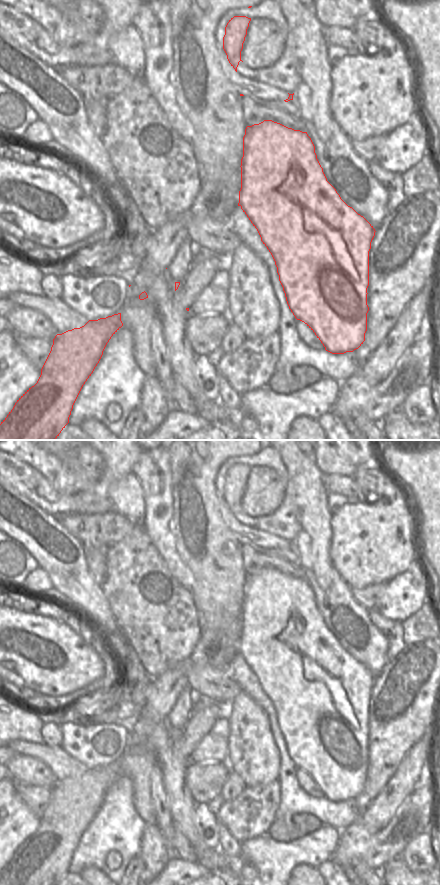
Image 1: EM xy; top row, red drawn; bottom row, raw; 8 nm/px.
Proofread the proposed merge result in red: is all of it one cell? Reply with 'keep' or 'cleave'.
cleave

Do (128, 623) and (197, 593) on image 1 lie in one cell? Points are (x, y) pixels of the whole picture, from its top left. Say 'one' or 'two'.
two

